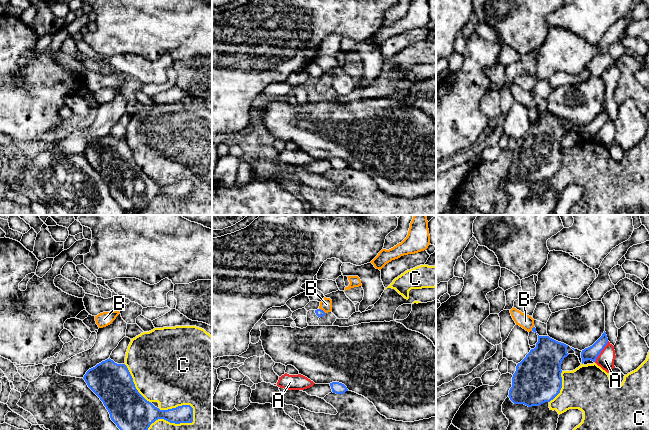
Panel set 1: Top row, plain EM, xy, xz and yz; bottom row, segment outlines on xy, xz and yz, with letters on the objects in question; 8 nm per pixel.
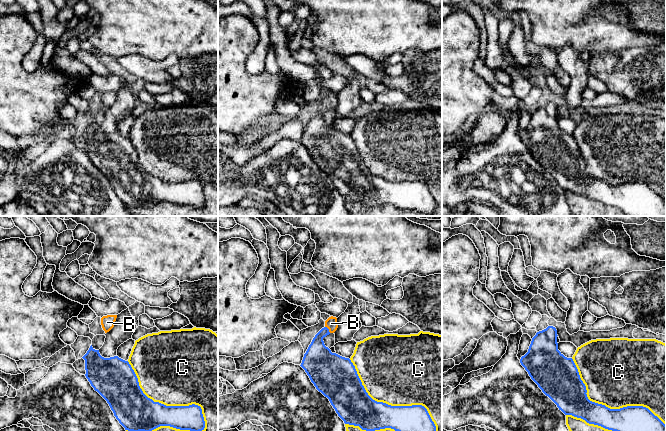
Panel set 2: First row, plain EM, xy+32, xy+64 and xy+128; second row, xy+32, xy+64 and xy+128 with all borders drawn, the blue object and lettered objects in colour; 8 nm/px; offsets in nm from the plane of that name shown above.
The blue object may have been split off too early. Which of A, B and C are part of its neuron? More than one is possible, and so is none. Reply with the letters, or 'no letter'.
B

